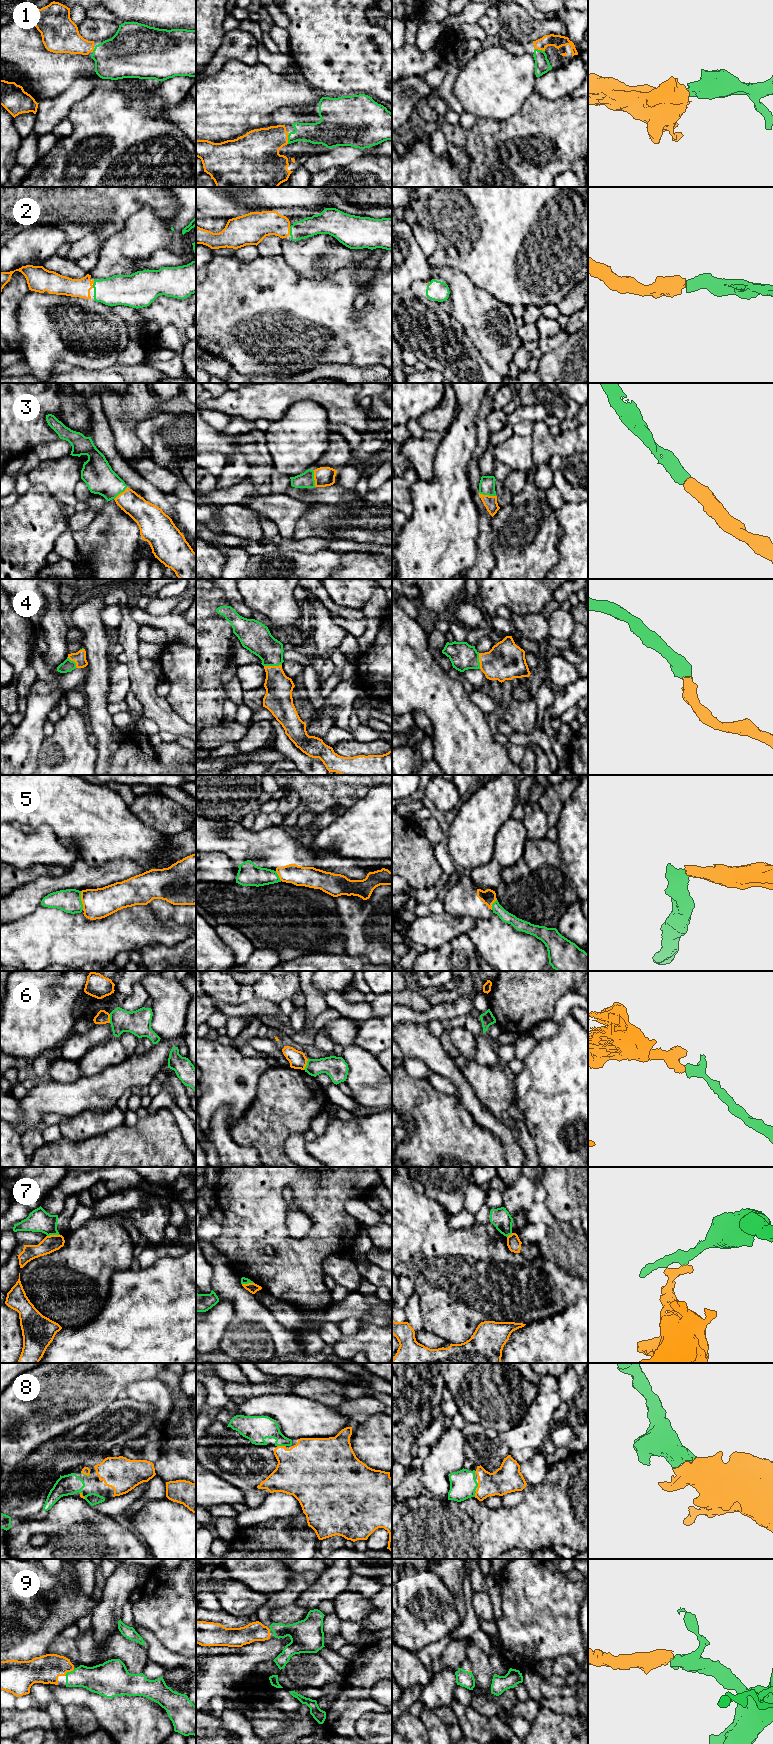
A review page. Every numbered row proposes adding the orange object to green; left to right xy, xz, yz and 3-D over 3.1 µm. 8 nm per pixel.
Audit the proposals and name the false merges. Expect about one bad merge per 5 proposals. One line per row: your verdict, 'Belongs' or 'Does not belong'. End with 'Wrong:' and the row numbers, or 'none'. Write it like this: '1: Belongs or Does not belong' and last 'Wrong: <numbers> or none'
1: Belongs
2: Belongs
3: Belongs
4: Belongs
5: Does not belong
6: Does not belong
7: Does not belong
8: Belongs
9: Belongs
Wrong: 5, 6, 7

